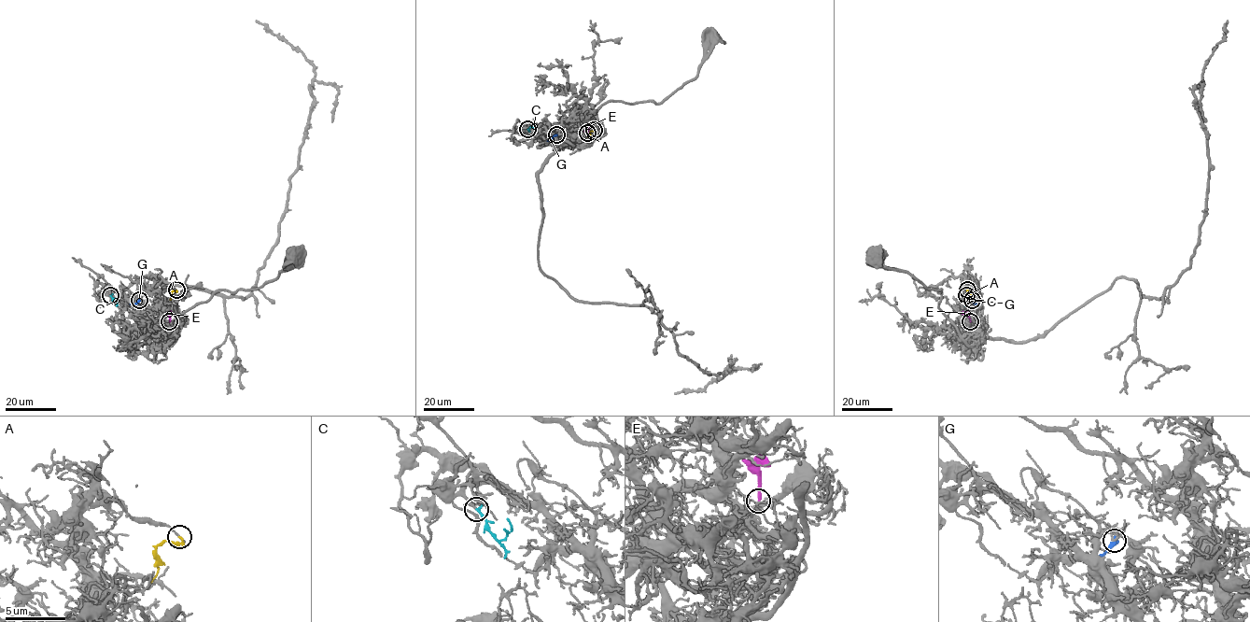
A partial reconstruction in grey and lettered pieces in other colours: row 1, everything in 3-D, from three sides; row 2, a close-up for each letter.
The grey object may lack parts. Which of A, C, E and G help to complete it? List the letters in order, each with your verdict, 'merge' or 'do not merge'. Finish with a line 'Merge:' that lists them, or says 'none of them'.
A: do not merge
C: merge
E: do not merge
G: do not merge
Merge: C

